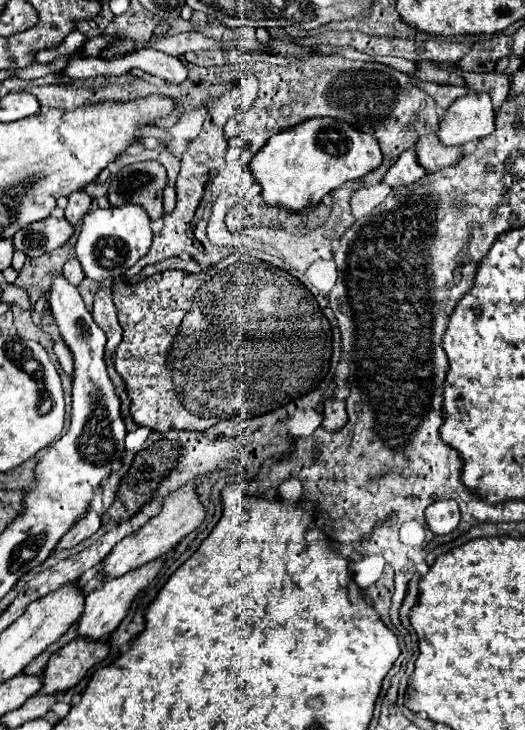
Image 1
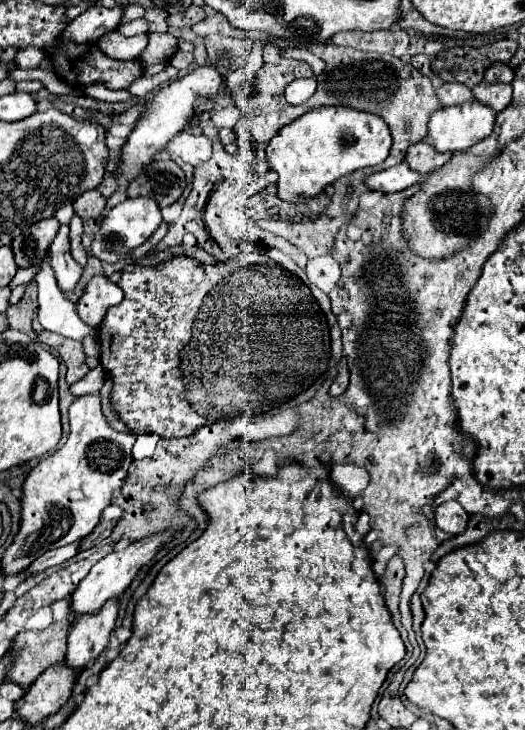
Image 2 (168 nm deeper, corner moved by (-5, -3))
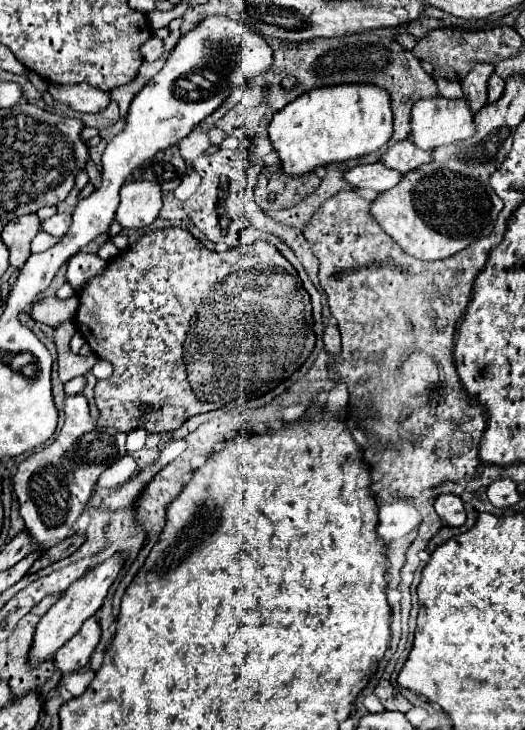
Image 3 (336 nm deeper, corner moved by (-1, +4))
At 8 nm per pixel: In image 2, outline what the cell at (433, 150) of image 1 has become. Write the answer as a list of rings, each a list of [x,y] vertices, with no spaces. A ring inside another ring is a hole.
[[[429,142],[413,144],[413,146],[409,146],[409,150],[405,154],[405,162],[409,164],[409,168],[423,174],[423,176],[433,172],[433,170],[439,170],[449,160],[451,160],[451,152],[441,154],[441,152],[433,150]]]

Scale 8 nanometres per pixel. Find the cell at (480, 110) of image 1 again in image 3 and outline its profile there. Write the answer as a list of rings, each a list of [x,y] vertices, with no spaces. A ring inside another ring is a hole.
[[[433,97],[421,99],[413,105],[411,111],[411,139],[419,149],[435,149],[439,145],[451,145],[463,139],[473,137],[477,131],[475,113],[469,109],[469,103],[463,99],[447,99],[447,97]]]

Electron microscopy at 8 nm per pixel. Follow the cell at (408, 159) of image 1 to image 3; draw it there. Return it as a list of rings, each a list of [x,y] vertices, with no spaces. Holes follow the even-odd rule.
[[[373,163],[373,165],[357,165],[357,167],[349,169],[345,173],[345,179],[353,189],[369,187],[369,189],[375,189],[381,193],[381,191],[395,187],[397,181],[403,179],[403,173],[393,171],[393,169],[385,167],[383,163]]]

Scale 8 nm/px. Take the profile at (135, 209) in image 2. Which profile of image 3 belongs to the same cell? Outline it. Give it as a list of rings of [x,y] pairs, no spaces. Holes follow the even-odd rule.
[[[129,181],[121,187],[121,203],[115,221],[123,229],[141,229],[151,225],[161,211],[161,189],[151,181]]]

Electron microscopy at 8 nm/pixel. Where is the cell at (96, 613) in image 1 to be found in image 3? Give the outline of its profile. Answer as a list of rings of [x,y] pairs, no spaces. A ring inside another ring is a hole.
[[[89,617],[89,621],[85,621],[85,625],[71,637],[71,641],[67,641],[65,647],[61,647],[55,653],[55,667],[61,669],[63,673],[77,673],[89,663],[91,653],[95,651],[99,639],[101,639],[99,621],[97,617]]]

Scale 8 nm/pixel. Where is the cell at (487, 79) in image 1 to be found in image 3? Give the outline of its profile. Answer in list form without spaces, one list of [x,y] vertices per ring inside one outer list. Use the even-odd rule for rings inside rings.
[[[493,73],[491,79],[489,79],[489,97],[487,97],[487,103],[499,101],[503,91],[505,91],[505,81],[497,73]]]

